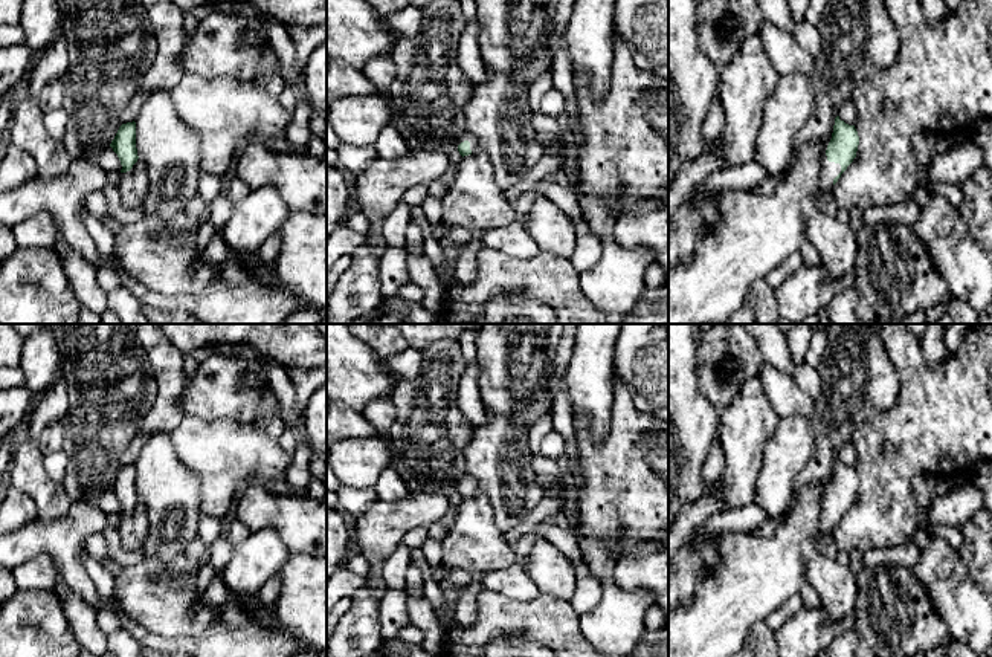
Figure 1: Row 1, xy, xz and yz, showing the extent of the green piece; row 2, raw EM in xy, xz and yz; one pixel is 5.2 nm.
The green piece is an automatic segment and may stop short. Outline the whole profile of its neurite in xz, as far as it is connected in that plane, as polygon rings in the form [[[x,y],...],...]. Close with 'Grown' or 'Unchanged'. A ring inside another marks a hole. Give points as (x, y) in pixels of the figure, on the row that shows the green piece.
[[[464,131],[459,138],[455,139],[459,154],[469,156],[478,148],[478,141],[473,134]]]. Grown

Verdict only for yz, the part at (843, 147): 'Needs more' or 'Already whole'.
Needs more

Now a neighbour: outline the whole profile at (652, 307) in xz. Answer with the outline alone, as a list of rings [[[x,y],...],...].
[[[646,287],[636,306],[620,324],[668,324],[668,287]]]

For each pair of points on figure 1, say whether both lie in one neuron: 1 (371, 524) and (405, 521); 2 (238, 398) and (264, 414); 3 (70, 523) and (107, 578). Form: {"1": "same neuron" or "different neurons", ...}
{"1": "same neuron", "2": "different neurons", "3": "different neurons"}

